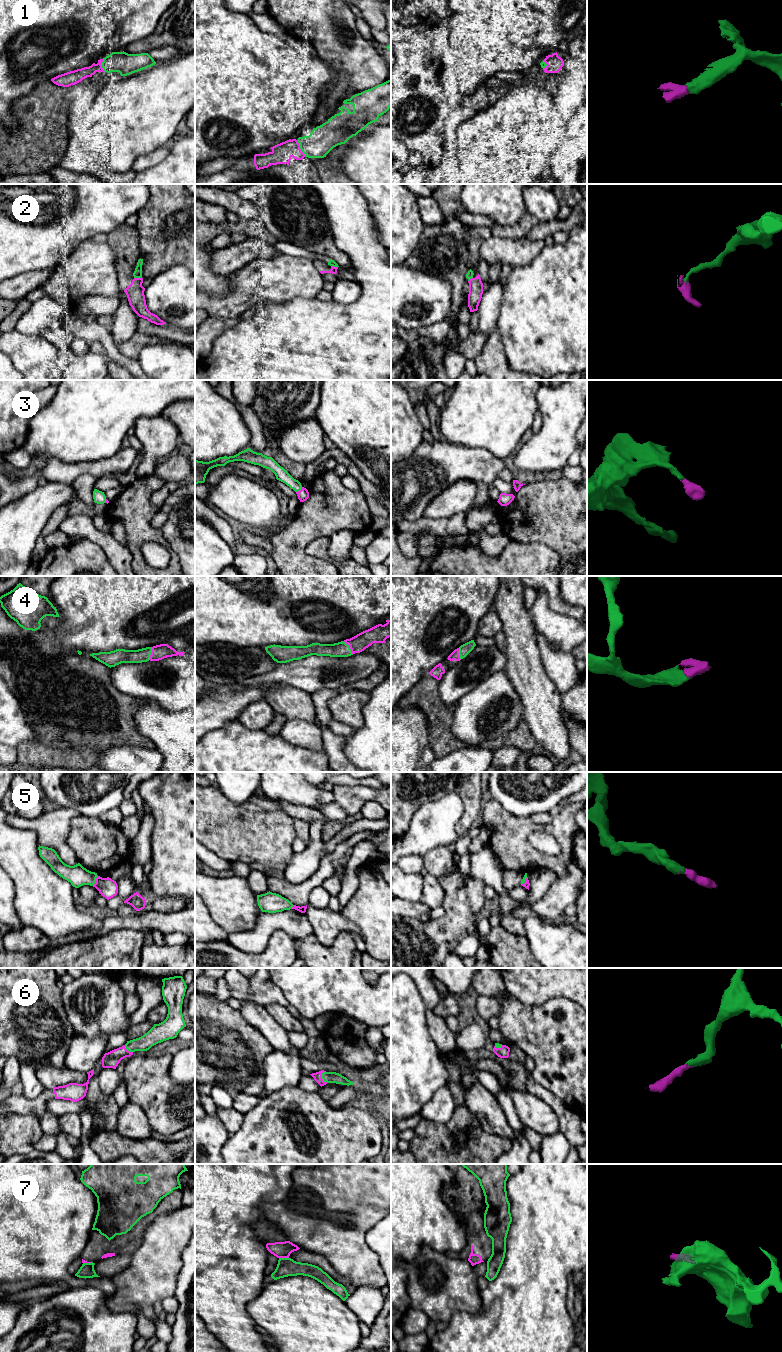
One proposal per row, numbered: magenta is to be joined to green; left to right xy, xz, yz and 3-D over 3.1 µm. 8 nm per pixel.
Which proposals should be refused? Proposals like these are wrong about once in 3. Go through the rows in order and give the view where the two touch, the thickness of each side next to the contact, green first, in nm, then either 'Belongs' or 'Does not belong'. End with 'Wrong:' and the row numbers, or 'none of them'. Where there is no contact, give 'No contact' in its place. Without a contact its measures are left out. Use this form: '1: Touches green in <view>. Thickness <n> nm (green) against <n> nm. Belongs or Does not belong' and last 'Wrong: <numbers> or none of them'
1: Touches green in xz. Thickness 220 nm (green) against 160 nm. Belongs
2: Touches green in xy. Thickness 70 nm (green) against 140 nm. Does not belong
3: Touches green in xz. Thickness 100 nm (green) against 90 nm. Belongs
4: Touches green in xz. Thickness 120 nm (green) against 140 nm. Belongs
5: Touches green in xy. Thickness 170 nm (green) against 160 nm. Belongs
6: Touches green in xz. Thickness 100 nm (green) against 70 nm. Belongs
7: Touches green in xz. Thickness 150 nm (green) against 130 nm. Does not belong
Wrong: 2, 7

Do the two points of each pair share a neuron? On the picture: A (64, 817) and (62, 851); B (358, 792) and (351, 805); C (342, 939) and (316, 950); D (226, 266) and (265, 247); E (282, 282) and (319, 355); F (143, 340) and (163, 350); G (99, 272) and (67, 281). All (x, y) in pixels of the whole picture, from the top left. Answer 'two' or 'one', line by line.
A: one
B: one
C: one
D: one
E: two
F: two
G: one

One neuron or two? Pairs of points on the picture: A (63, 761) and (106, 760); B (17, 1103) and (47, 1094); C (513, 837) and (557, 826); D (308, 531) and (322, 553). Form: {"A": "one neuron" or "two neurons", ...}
{"A": "two neurons", "B": "one neuron", "C": "one neuron", "D": "two neurons"}

